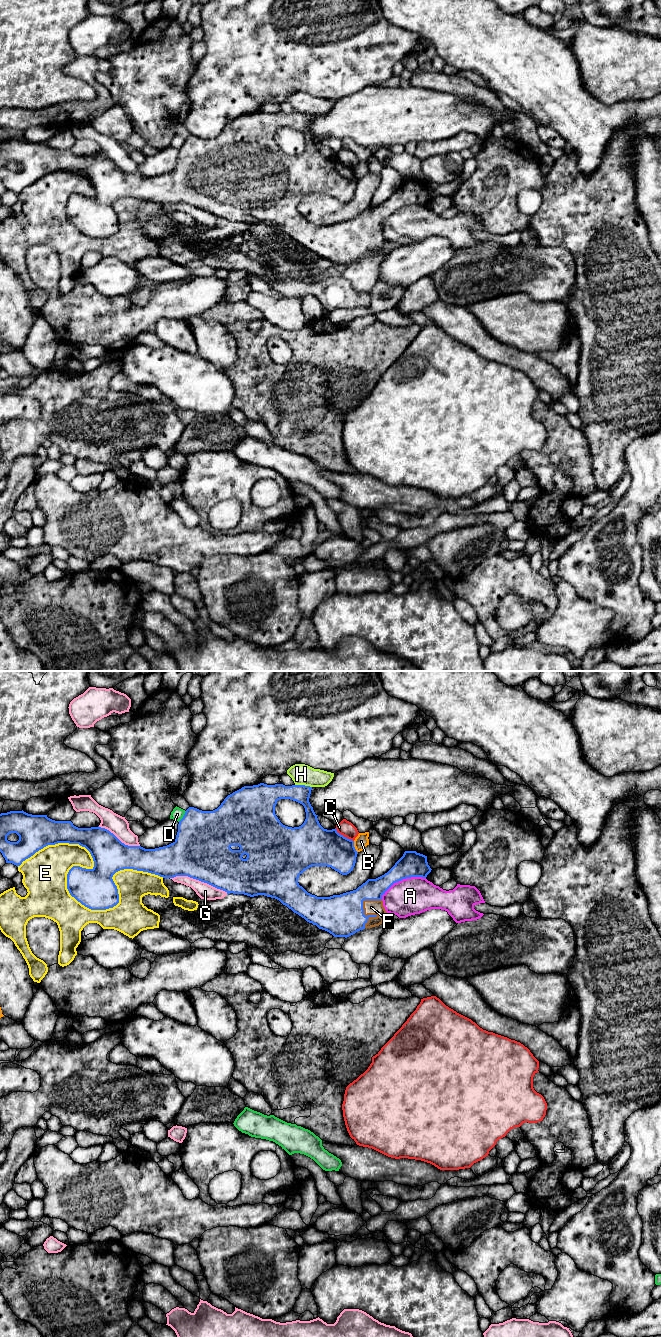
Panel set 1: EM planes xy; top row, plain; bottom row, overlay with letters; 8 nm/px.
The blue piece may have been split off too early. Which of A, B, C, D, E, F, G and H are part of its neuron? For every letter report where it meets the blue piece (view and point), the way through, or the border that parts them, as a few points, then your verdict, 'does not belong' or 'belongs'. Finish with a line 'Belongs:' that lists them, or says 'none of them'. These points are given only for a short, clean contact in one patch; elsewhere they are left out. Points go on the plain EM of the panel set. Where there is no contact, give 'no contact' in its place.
A: xy (401, 207) | does not belong
B: xy (354, 175) | does not belong
C: xy (343, 164) | does not belong
D: xy (183, 144) | does not belong
E: xy (68, 218) | does not belong
F: xy (362, 234) | belongs
G: xy (199, 208) | does not belong
H: xy (303, 113) | along xy (295, 112), (304, 112), (311, 115) | does not belong
Belongs: F

